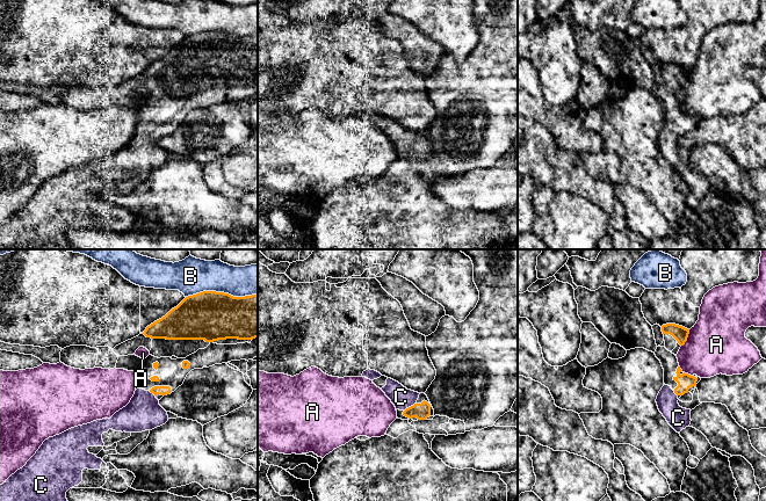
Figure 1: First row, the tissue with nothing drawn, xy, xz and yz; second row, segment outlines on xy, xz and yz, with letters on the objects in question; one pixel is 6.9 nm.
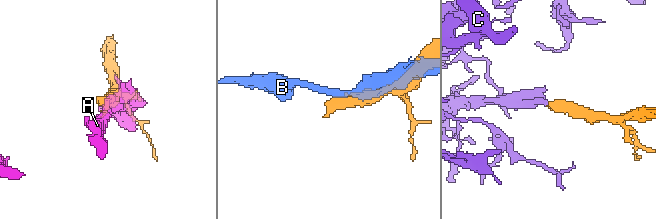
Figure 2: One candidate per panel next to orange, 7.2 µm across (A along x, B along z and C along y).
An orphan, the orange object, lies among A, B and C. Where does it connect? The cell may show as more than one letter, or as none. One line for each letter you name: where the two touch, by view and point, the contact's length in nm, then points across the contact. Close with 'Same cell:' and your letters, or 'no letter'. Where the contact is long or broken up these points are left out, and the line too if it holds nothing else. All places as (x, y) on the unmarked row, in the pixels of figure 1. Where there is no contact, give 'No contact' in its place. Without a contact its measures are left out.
C: Touches orange at xz (409, 147). Shared border 100 nm. Path across: xz (421, 151), (414, 151), (409, 147), (400, 137)
Same cell: C

